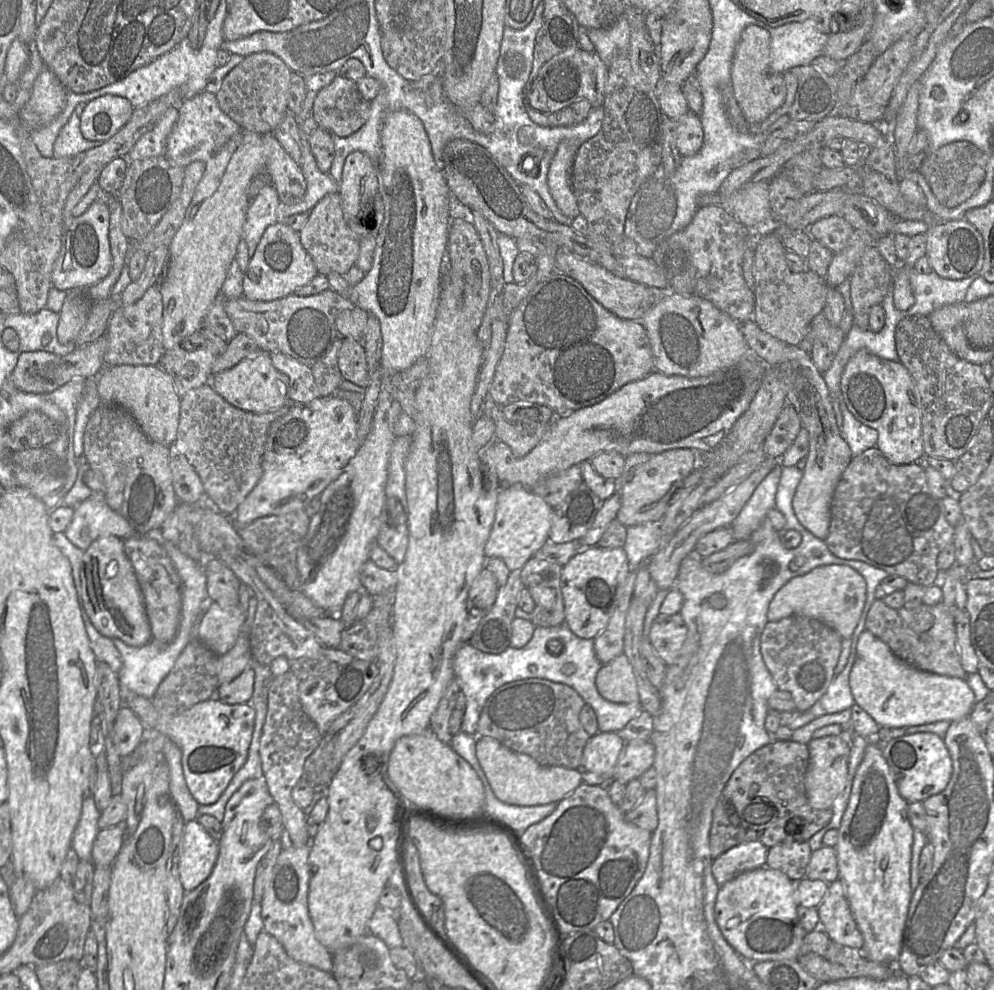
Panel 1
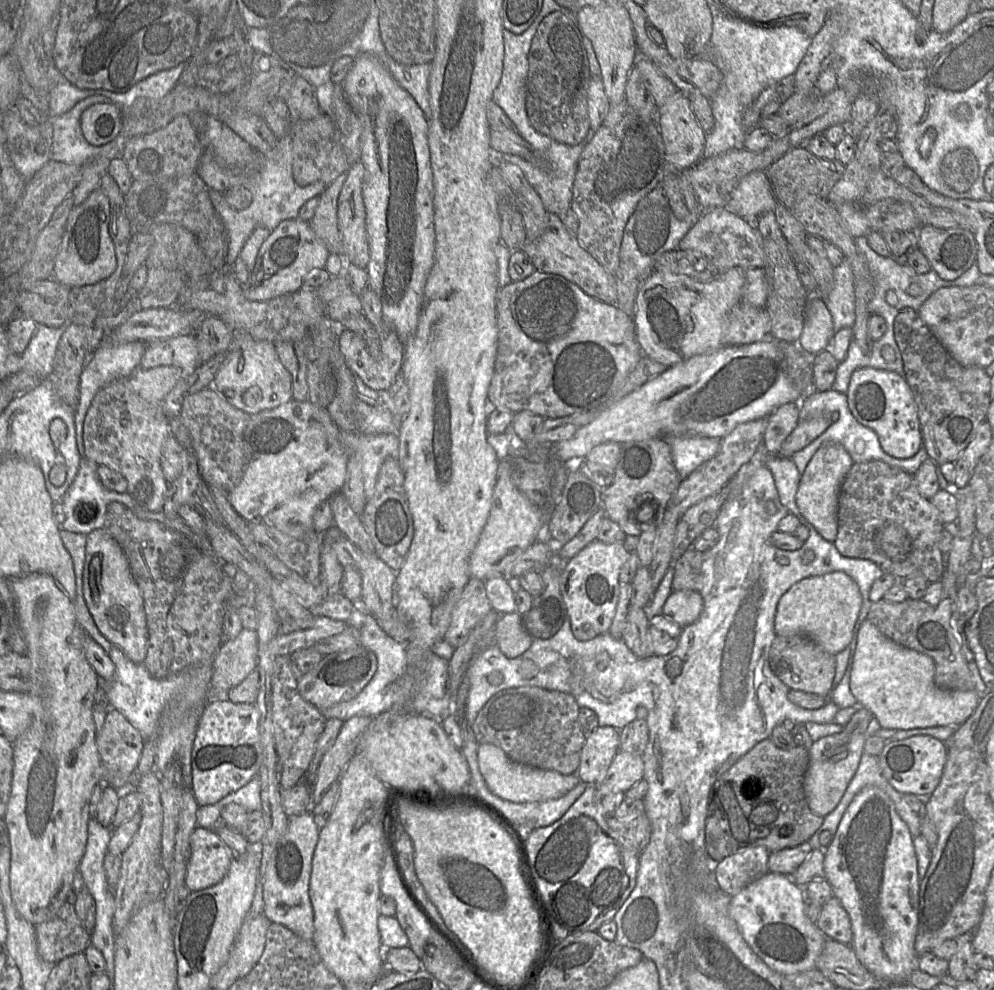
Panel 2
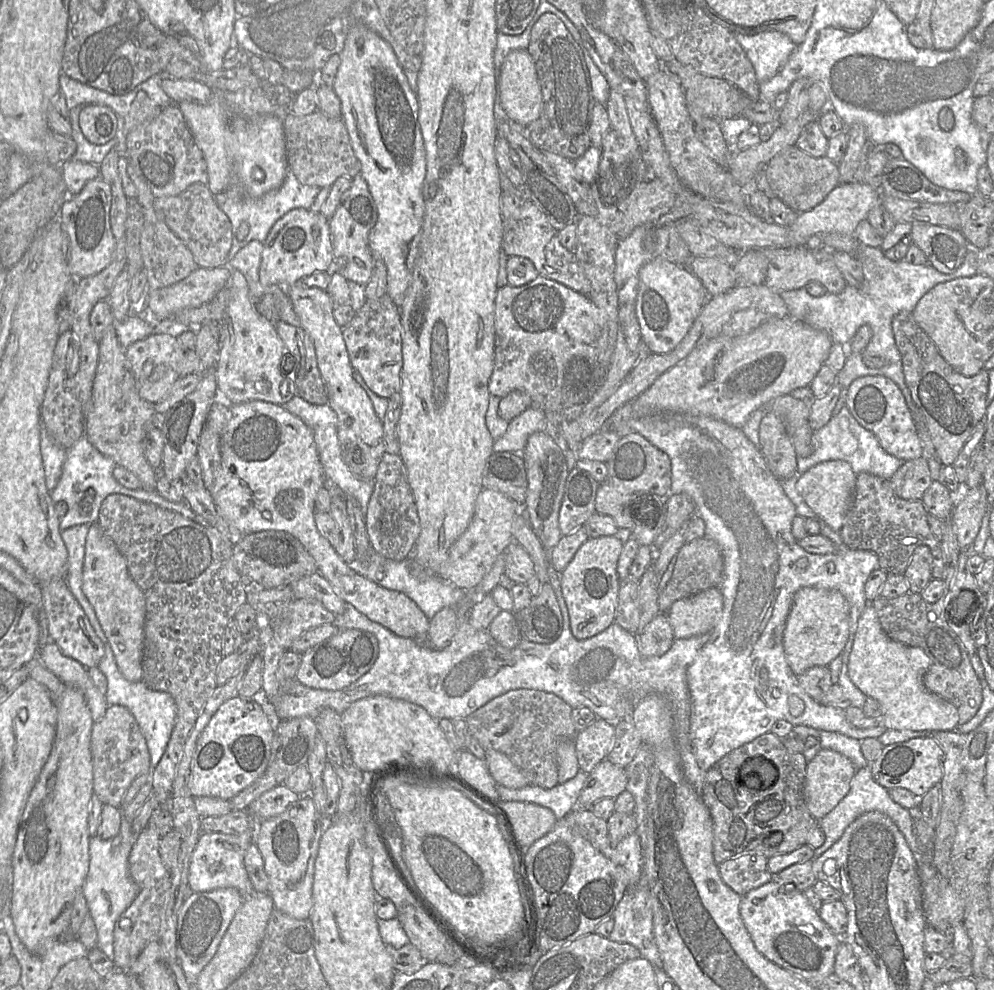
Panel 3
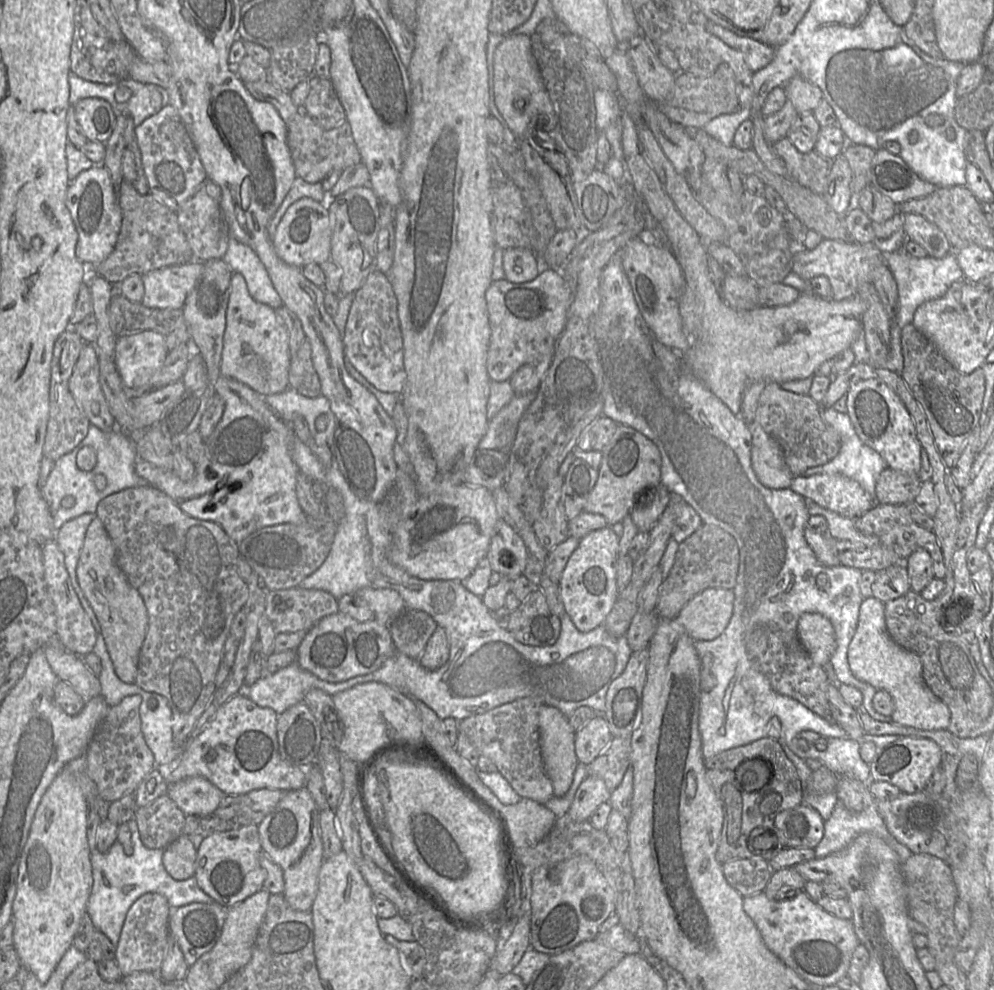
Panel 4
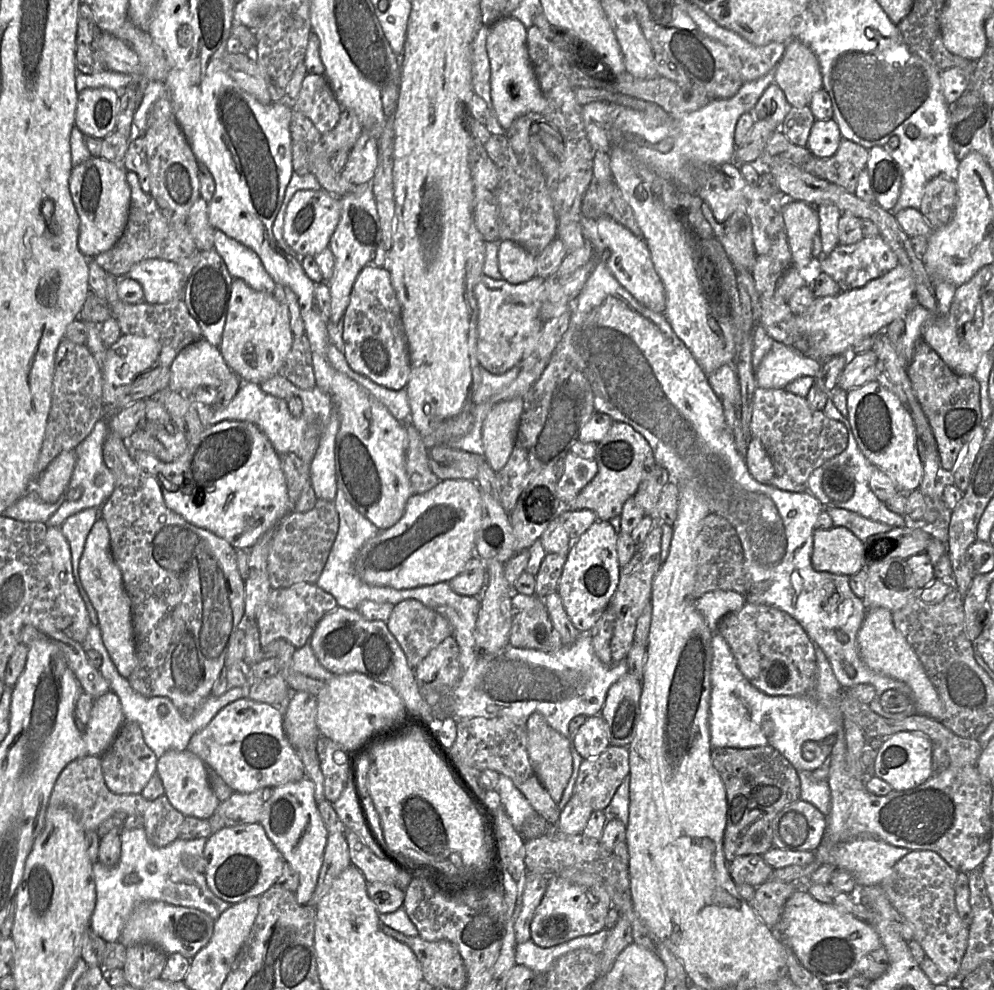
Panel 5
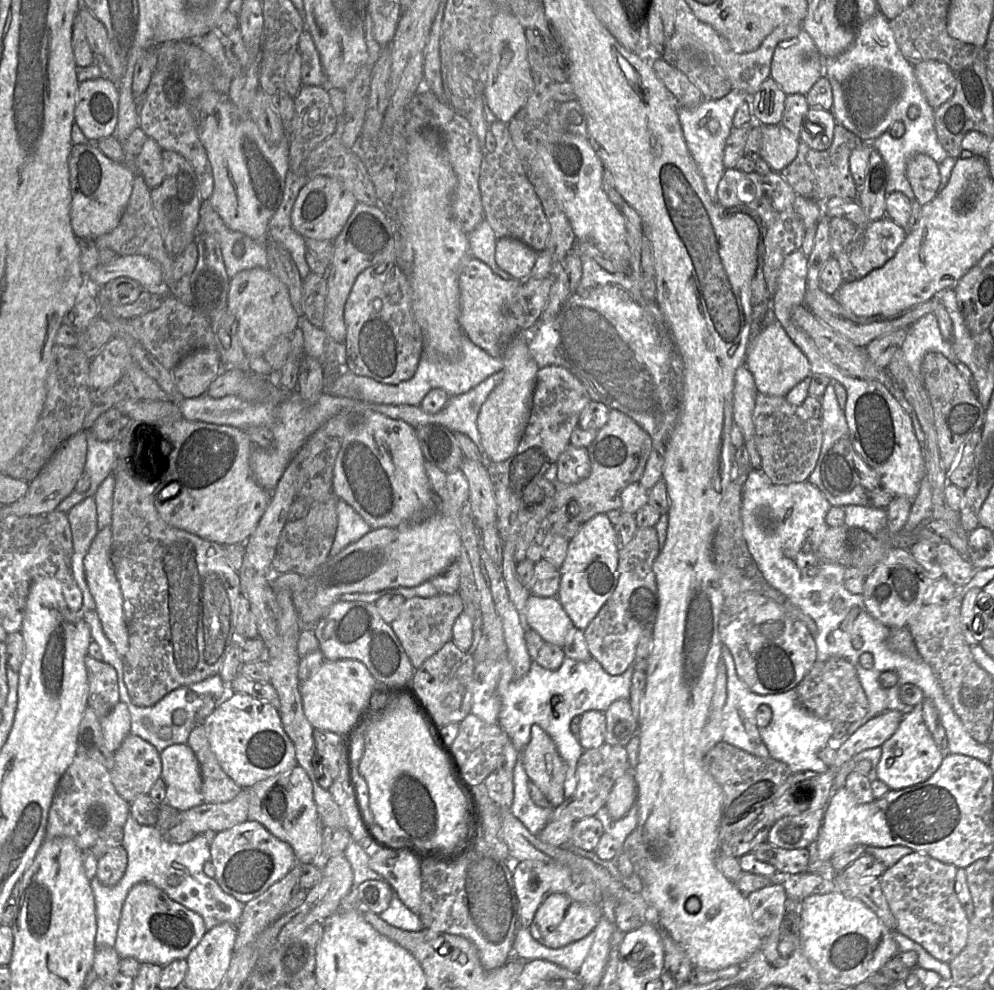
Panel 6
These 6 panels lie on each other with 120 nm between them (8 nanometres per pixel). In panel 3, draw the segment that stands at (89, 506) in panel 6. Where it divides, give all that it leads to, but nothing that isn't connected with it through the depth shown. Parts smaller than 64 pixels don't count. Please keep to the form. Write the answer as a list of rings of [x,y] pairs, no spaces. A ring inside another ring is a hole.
[[[81,524],[60,531],[68,552],[66,581],[71,593],[82,607],[91,626],[100,640],[108,643],[107,637],[96,617],[95,611],[82,591],[82,570],[85,556],[86,537],[91,525]]]

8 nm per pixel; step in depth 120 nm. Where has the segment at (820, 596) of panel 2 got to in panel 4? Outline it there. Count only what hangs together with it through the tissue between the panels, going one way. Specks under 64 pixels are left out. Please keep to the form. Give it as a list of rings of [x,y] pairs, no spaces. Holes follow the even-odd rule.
[[[804,613],[798,620],[797,636],[811,659],[818,665],[828,666],[836,650],[834,628],[819,613]]]

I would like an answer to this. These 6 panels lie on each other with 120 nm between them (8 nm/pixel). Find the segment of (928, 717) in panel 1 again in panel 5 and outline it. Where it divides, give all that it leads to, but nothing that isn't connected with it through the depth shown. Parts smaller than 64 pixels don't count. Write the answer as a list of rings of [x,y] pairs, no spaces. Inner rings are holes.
[[[883,607],[866,608],[866,615],[857,634],[857,645],[861,659],[871,670],[909,685],[913,691],[912,708],[915,713],[941,721],[943,703],[915,650],[895,628],[890,610]]]

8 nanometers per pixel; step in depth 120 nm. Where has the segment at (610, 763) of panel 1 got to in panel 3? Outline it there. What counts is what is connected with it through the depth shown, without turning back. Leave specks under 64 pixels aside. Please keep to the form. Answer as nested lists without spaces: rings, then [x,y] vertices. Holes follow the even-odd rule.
[[[597,718],[585,730],[577,733],[574,742],[578,764],[581,771],[589,774],[597,765],[607,758],[614,743],[615,731],[615,723]]]

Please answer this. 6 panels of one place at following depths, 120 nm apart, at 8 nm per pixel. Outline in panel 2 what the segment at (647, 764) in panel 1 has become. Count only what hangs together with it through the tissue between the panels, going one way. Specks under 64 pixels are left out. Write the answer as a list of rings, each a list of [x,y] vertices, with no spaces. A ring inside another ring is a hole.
[[[618,751],[603,778],[594,784],[600,797],[625,793],[643,778],[644,762],[640,755]]]

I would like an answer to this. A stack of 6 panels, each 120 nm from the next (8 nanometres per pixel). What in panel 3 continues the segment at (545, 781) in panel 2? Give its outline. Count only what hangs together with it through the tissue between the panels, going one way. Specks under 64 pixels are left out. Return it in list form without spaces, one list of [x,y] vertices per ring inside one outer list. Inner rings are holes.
[[[486,750],[485,763],[498,785],[509,789],[521,789],[529,785],[524,773],[507,755],[496,750]]]

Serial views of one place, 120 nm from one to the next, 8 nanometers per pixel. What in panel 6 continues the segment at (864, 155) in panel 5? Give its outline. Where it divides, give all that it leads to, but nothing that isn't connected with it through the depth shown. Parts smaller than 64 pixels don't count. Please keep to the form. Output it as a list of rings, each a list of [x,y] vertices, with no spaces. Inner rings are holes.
[[[836,124],[833,140],[826,150],[814,150],[800,141],[797,156],[780,174],[795,193],[803,198],[817,202],[824,202],[831,197],[856,199],[858,190],[850,172],[849,158],[862,143],[855,134]]]

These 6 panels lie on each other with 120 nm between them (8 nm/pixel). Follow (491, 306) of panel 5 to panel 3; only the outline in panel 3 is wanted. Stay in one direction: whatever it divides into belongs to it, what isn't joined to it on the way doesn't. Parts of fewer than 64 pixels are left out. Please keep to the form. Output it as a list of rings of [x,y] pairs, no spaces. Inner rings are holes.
[[[541,274],[531,282],[522,286],[506,285],[497,291],[494,308],[495,319],[495,354],[494,368],[489,380],[489,393],[503,398],[513,390],[522,390],[531,397],[531,406],[542,411],[562,410],[574,405],[586,404],[604,383],[609,367],[598,362],[596,341],[601,329],[601,315],[597,306],[585,295]]]

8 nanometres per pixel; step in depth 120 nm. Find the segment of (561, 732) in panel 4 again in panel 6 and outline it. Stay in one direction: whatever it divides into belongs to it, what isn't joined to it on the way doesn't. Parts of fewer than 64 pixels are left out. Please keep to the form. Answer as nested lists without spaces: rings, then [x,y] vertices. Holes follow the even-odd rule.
[[[537,724],[531,726],[530,741],[521,753],[529,779],[542,791],[553,808],[564,801],[567,766],[551,737]]]

